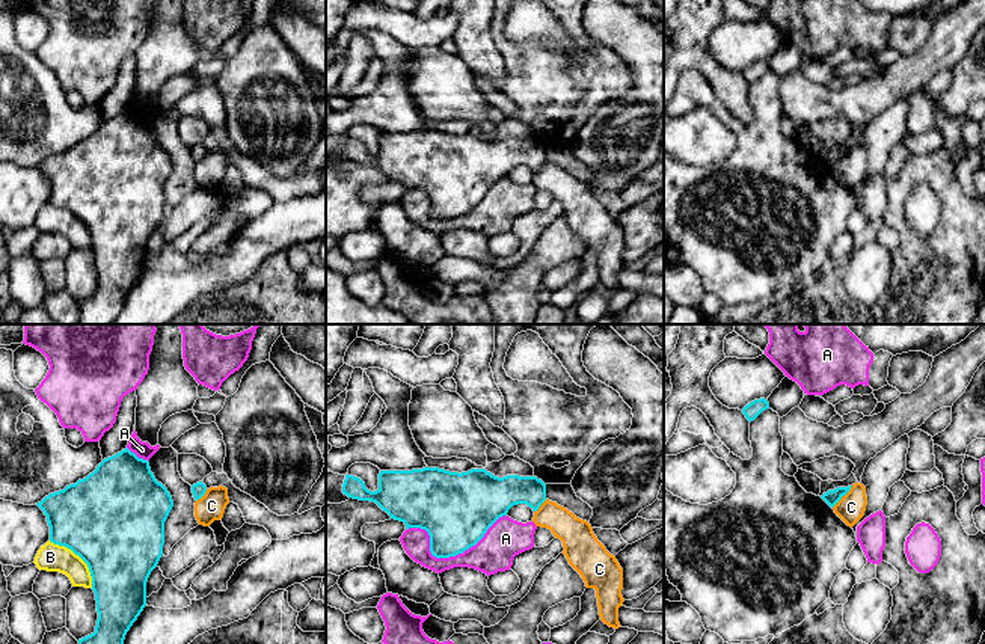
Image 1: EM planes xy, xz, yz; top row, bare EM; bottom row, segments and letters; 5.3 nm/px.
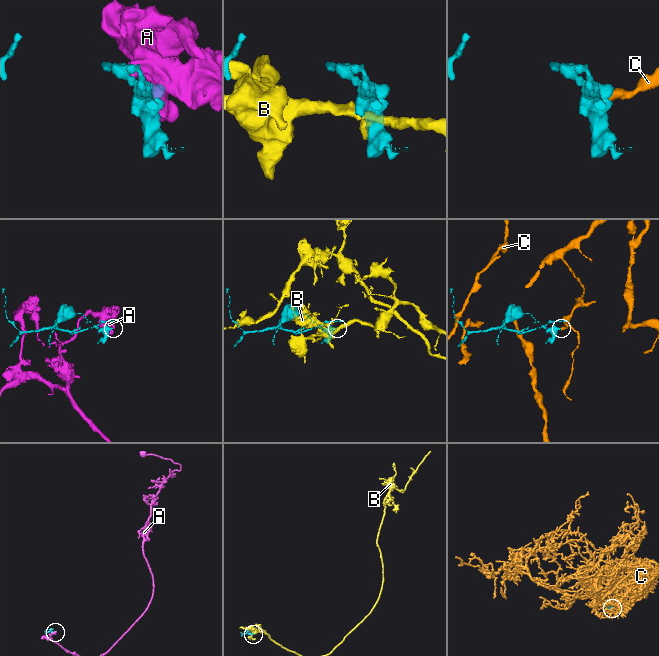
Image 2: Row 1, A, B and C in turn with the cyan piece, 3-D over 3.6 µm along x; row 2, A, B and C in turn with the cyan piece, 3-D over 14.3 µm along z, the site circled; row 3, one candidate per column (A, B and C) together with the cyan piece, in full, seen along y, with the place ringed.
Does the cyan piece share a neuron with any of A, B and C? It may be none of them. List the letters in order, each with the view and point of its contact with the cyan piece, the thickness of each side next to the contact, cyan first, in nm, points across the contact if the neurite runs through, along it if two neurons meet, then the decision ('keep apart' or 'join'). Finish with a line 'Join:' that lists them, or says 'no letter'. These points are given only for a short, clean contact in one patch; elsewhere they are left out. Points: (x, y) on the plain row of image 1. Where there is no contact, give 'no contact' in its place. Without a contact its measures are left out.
A: contact xz (448, 219); calibres 380 and 200 nm; keep apart
B: contact xy (79, 217); calibres 500 and 150 nm; keep apart
C: contact yz (842, 157); calibres 80 and 150 nm; border yz (853, 148), (831, 169); keep apart
Join: no letter

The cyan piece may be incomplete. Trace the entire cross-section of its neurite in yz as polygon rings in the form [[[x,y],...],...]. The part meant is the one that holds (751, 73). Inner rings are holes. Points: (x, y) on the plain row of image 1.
[[[765,60],[754,62],[742,71],[745,80],[751,84],[754,83],[763,72],[769,71],[769,65]]]

